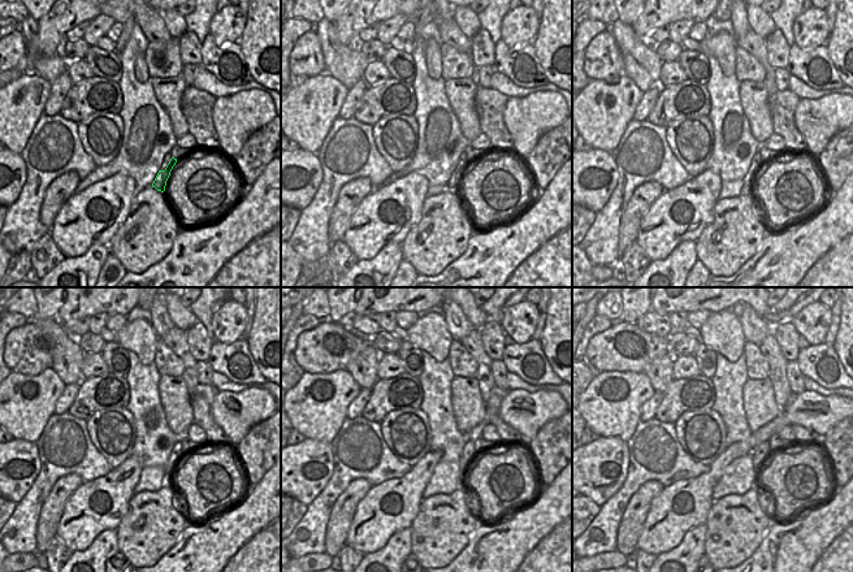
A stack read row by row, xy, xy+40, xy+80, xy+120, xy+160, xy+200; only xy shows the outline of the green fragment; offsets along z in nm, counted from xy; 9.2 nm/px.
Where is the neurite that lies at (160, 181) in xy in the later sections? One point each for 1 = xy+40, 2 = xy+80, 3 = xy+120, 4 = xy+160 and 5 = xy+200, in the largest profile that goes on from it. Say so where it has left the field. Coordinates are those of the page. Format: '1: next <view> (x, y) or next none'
1: next xy+40 (463, 163)
2: next xy+80 (757, 163)
3: next xy+120 (177, 453)
4: next xy+160 (470, 451)
5: next xy+200 (761, 454)

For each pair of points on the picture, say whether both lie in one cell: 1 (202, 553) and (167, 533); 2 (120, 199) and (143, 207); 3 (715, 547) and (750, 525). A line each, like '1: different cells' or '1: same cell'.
1: different cells
2: different cells
3: same cell

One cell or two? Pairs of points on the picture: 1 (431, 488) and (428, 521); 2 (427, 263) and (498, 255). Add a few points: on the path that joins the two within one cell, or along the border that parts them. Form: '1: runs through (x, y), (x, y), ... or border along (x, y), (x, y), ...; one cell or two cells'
1: border along (460, 488), (450, 493), (432, 494), (424, 499); two cells
2: border along (471, 234), (467, 248), (438, 273); two cells

